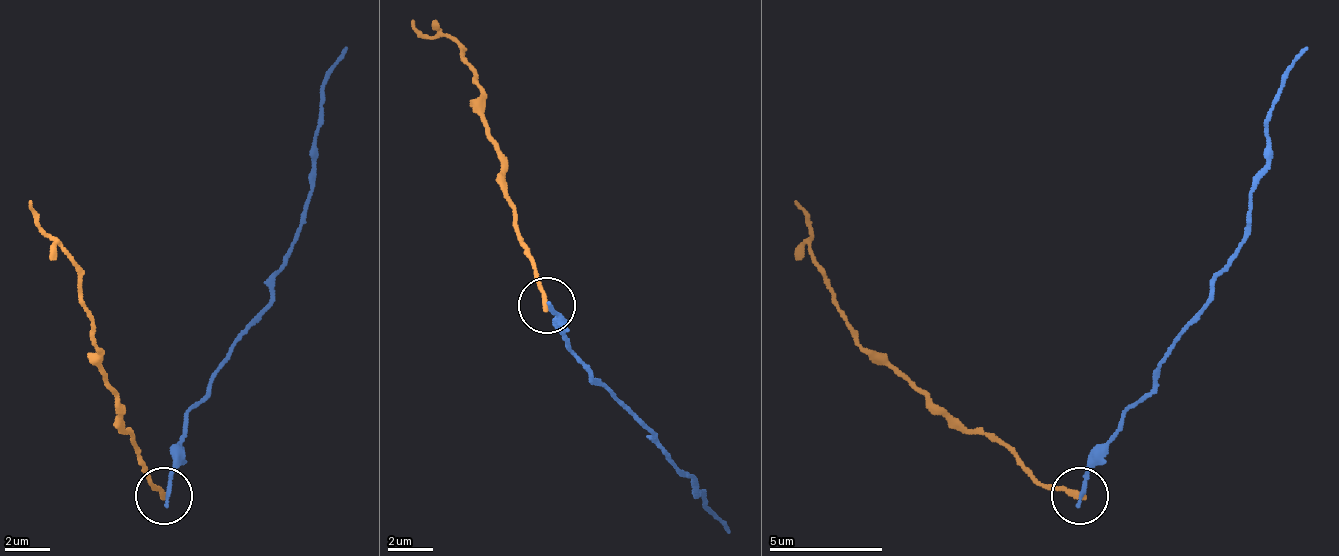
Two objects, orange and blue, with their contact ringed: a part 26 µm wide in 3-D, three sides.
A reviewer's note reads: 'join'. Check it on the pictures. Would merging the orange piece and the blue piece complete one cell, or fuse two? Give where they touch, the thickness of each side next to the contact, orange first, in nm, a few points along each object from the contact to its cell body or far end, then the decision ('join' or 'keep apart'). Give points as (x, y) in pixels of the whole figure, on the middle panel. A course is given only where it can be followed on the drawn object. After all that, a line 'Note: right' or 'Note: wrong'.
at (546, 305); 260 nm thick on the orange side, 180 nm on the other; orange runs (545, 306), (539, 272), (516, 227), (482, 90), (465, 62), (465, 50), (443, 33), (425, 39), (414, 22); blue runs (551, 306), (556, 312), (568, 352), (653, 437), (727, 534); keep apart
Note: wrong

